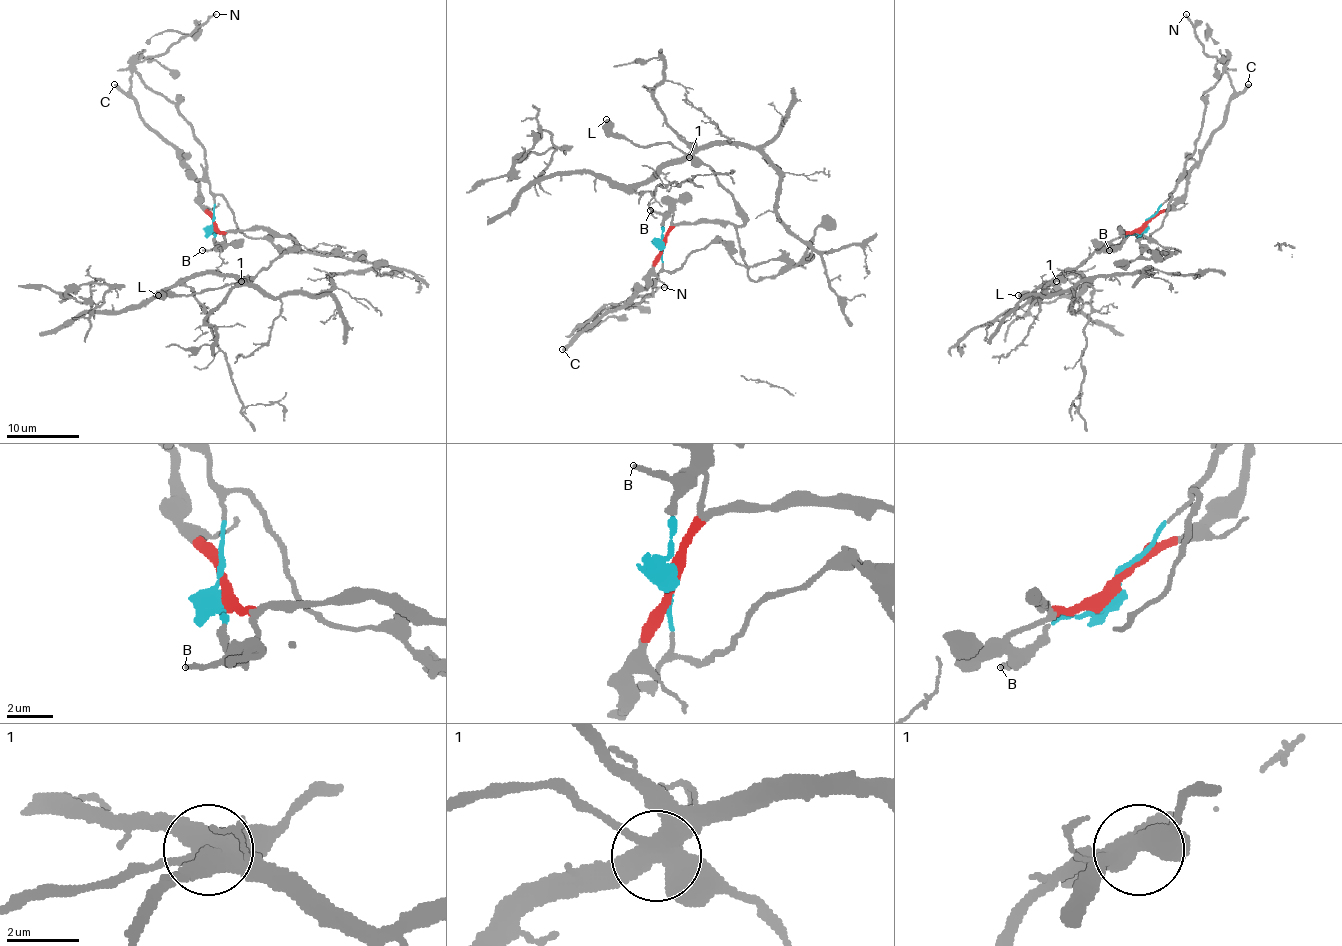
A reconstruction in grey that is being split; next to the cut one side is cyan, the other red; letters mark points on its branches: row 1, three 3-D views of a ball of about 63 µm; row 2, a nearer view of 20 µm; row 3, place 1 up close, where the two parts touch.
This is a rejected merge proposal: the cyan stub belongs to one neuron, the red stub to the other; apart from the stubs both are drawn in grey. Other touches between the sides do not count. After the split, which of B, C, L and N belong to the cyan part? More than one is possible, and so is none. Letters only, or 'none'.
B, N

